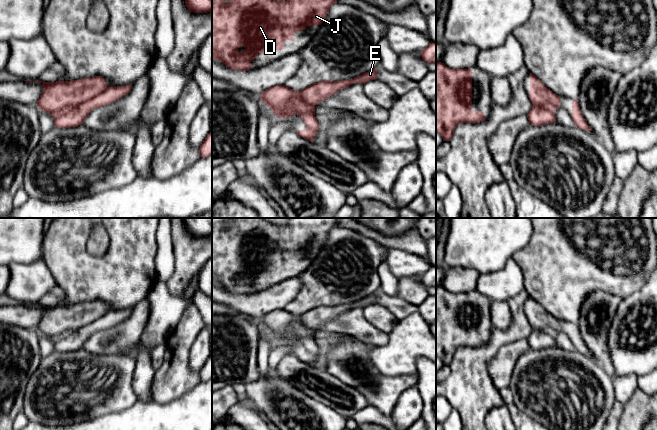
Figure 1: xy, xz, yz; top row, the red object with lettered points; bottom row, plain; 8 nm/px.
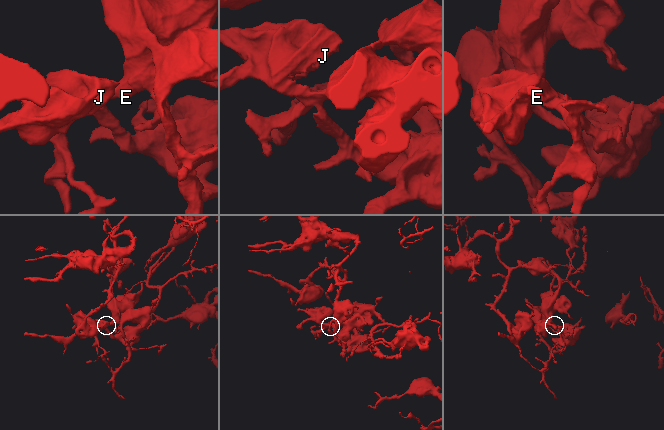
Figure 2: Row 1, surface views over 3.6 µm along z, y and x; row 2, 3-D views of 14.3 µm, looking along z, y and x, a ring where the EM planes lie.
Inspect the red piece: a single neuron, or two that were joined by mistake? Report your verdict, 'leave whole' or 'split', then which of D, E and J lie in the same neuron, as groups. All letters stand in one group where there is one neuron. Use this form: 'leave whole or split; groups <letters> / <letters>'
leave whole; groups D E J

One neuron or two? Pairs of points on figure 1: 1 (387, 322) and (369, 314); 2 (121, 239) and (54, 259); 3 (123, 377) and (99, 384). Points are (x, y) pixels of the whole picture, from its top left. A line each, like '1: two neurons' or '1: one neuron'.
1: one neuron
2: one neuron
3: one neuron

